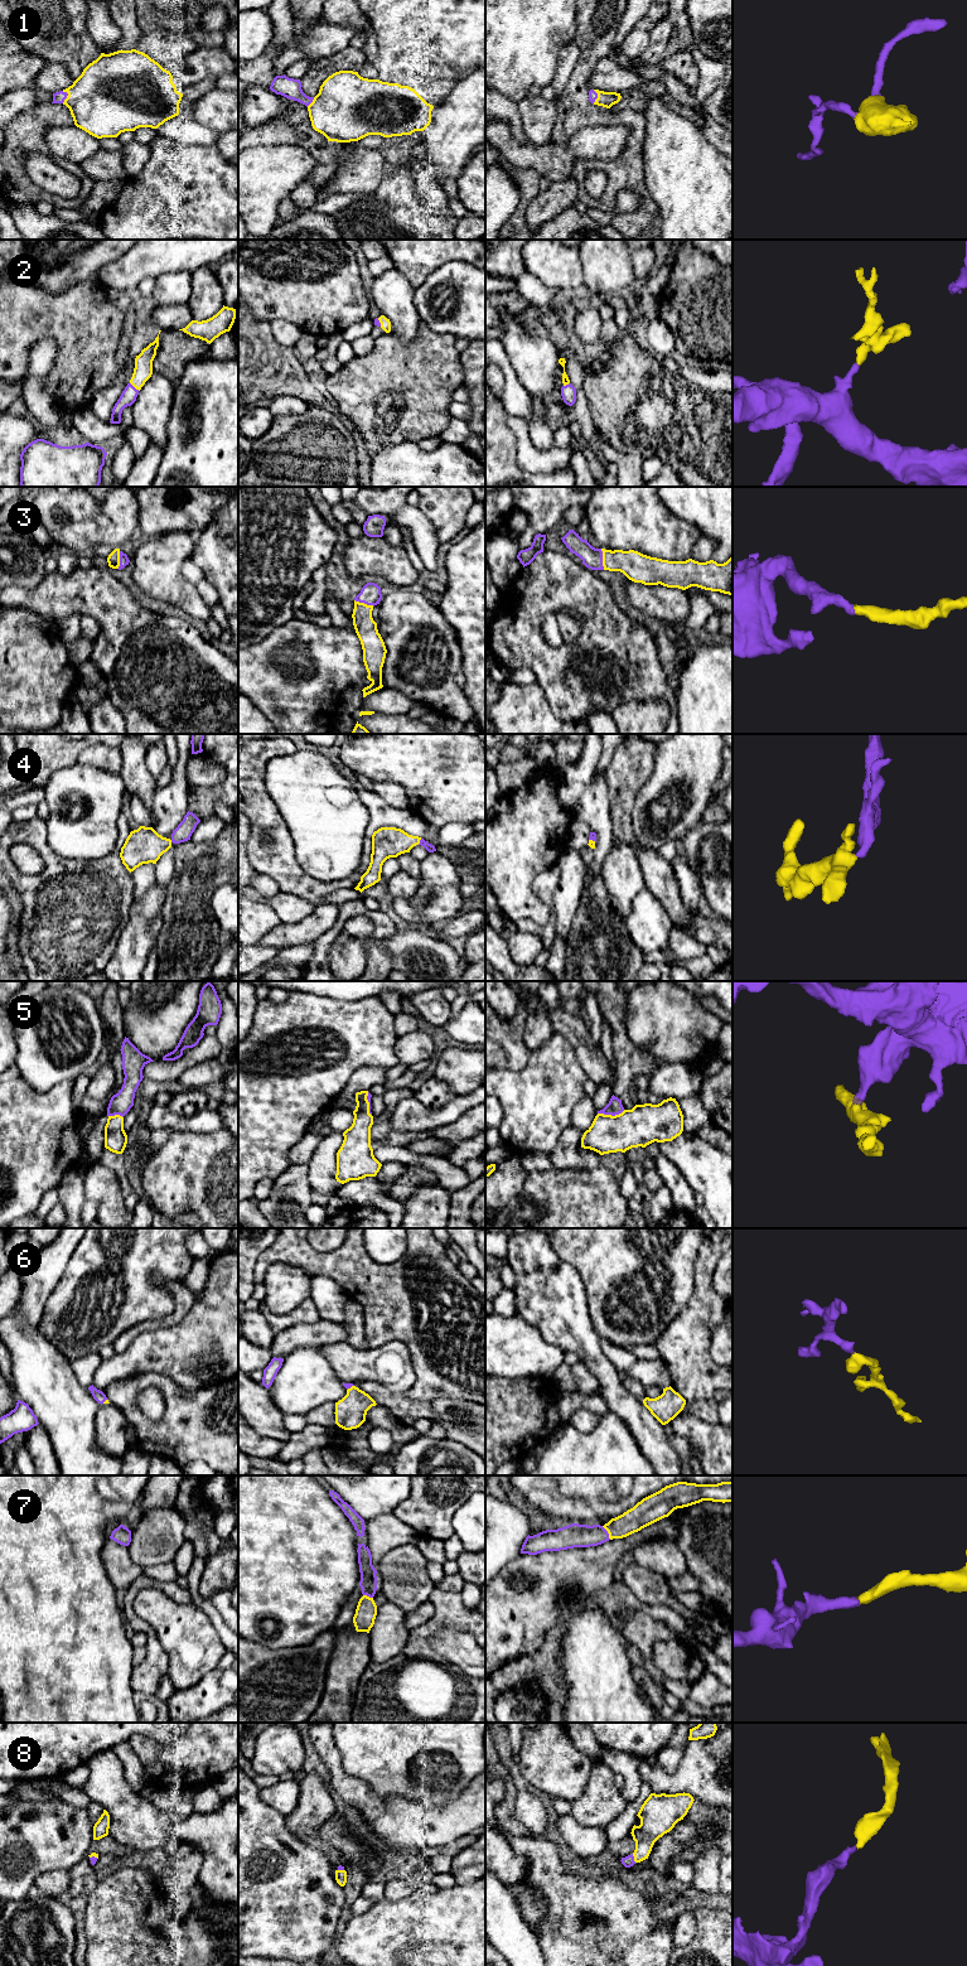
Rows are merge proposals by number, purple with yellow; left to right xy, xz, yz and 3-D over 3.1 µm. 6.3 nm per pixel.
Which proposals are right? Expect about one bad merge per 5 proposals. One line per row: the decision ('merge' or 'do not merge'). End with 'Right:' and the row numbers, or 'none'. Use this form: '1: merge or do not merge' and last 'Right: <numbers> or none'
1: merge
2: merge
3: merge
4: merge
5: do not merge
6: merge
7: merge
8: merge
Right: 1, 2, 3, 4, 6, 7, 8

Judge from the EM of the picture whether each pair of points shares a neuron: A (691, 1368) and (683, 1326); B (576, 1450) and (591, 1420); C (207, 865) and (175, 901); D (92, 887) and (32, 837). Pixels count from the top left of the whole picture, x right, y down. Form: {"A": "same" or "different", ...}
{"A": "same", "B": "different", "C": "same", "D": "same"}

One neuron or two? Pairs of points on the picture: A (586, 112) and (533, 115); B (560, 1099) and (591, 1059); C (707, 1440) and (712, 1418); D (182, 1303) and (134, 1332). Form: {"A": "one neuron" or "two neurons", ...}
{"A": "two neurons", "B": "two neurons", "C": "two neurons", "D": "one neuron"}

